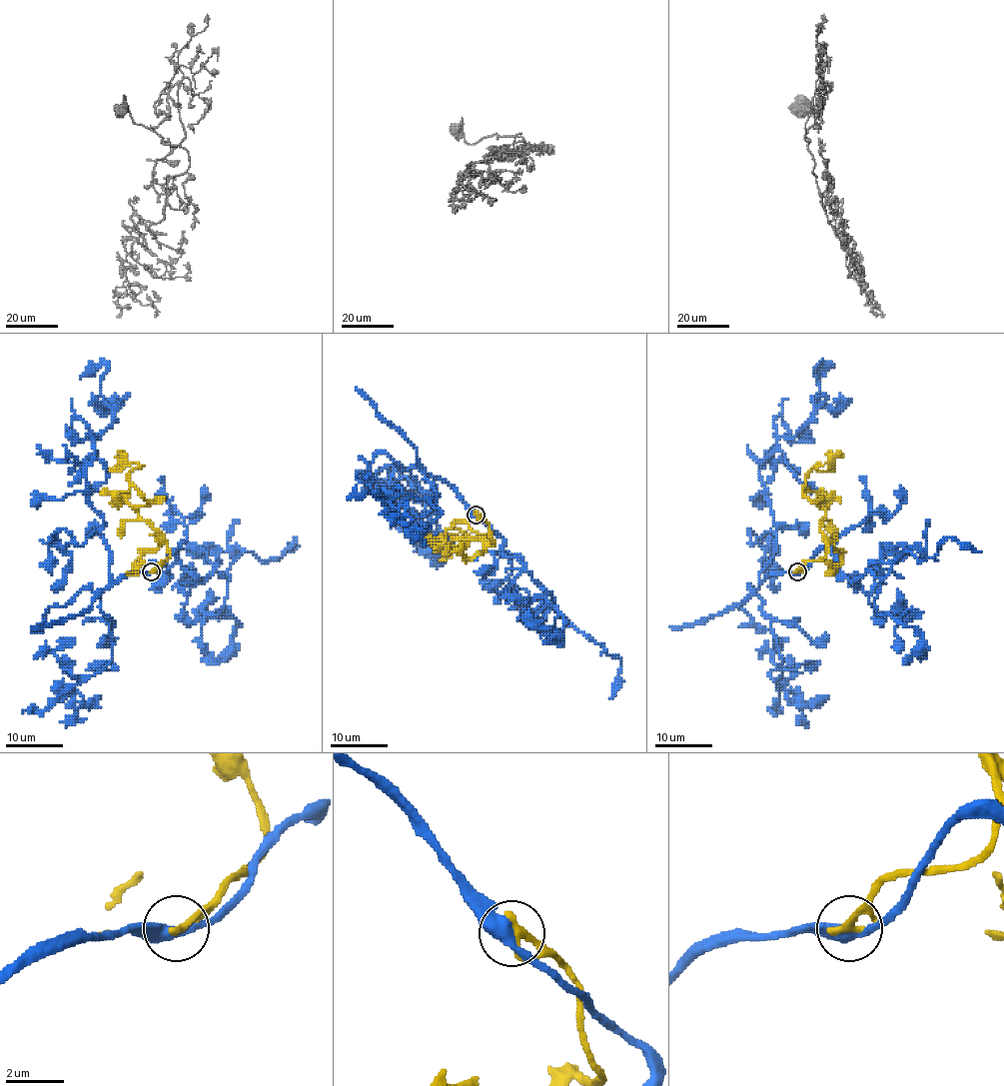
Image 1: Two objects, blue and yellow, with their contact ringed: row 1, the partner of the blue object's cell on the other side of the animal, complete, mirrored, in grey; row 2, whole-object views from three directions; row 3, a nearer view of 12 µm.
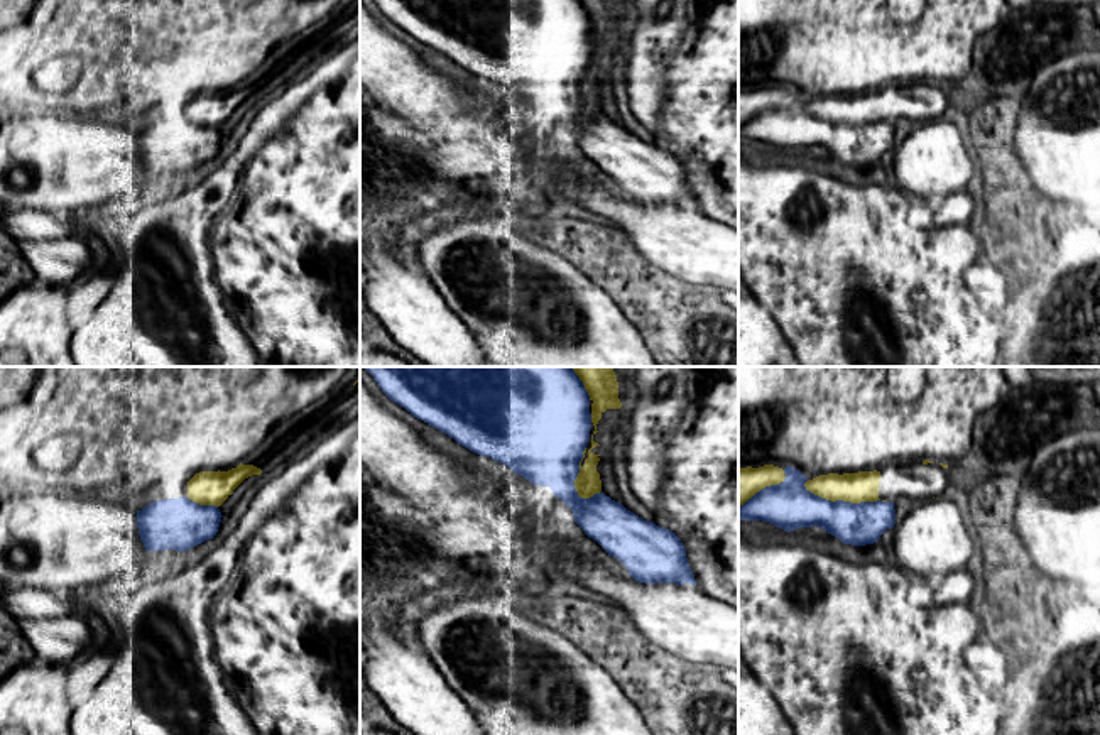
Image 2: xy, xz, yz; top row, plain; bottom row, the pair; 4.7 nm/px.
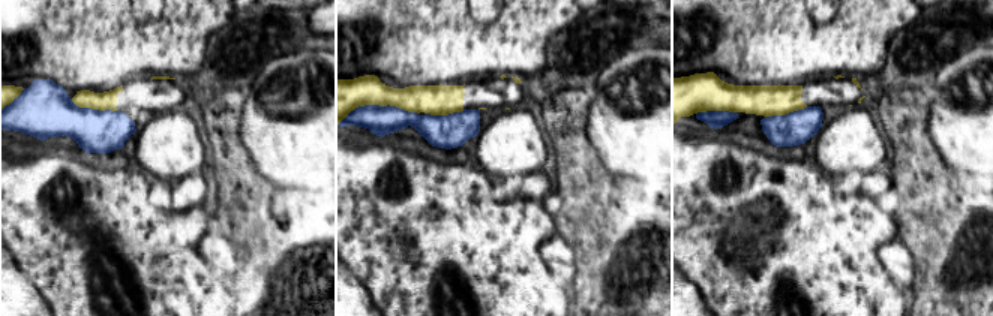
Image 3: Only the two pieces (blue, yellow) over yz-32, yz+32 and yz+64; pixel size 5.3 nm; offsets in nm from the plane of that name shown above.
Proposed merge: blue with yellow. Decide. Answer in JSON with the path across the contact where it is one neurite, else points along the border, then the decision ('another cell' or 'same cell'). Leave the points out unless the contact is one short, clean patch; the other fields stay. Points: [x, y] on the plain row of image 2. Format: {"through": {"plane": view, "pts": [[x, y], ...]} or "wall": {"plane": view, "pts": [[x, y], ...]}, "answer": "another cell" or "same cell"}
{"answer": "same cell"}

